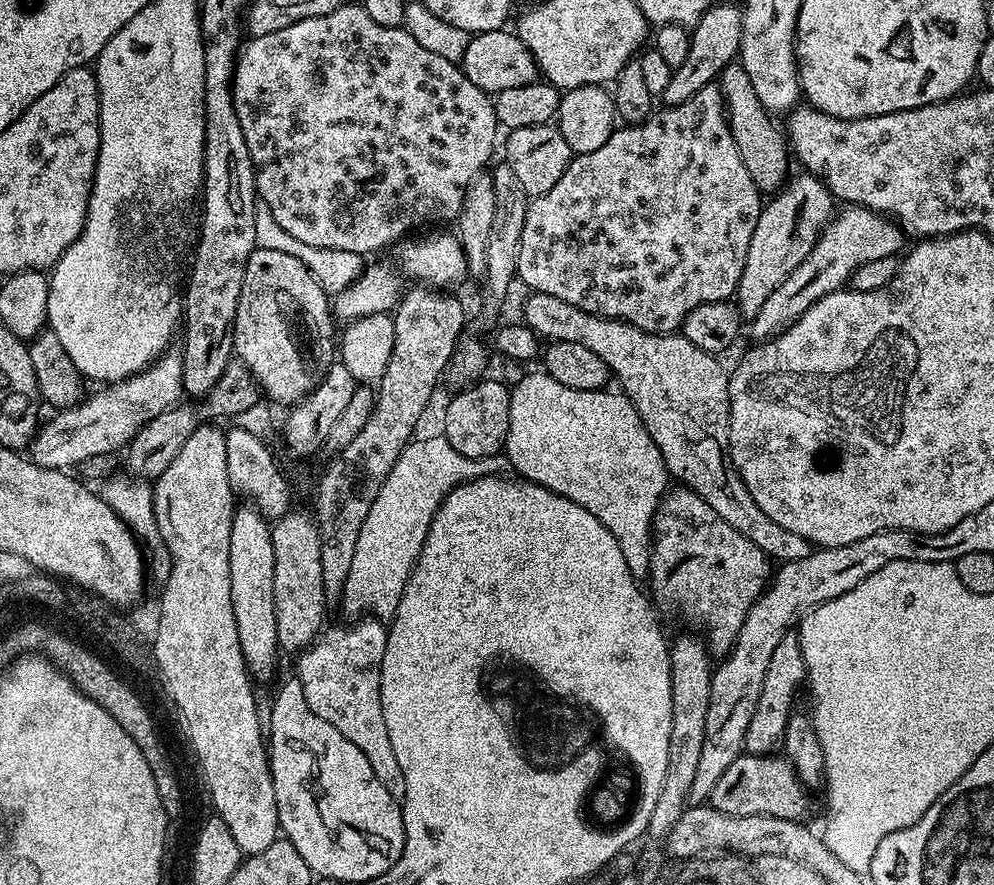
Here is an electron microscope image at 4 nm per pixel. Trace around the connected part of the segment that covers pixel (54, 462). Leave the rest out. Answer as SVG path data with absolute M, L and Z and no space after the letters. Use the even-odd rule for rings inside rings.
M165 351L150 367L129 376L127 380L109 383L101 387L104 388L101 392L81 399L80 403L72 408L52 414L48 424L41 423L32 437L32 463L43 468L72 470L86 462L86 458L94 458L94 454L119 453L123 444L124 447L131 445L137 432L141 431L149 420L173 407L185 395L184 358L179 351L172 351Z

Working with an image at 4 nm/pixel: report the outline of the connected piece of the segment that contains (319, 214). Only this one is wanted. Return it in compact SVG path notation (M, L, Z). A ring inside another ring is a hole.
M349 2L346 6L342 6L330 14L322 14L314 18L299 20L290 26L286 26L282 30L274 30L274 34L252 36L249 41L249 44L247 41L247 43L241 47L240 54L236 58L236 73L232 76L232 101L234 102L234 110L238 114L238 122L242 125L242 135L246 138L246 150L250 150L252 165L256 167L256 194L259 203L265 204L270 210L270 214L274 214L274 222L278 222L278 226L282 226L282 230L288 231L293 238L298 238L298 242L306 242L306 246L318 246L319 248L329 248L330 250L350 250L351 252L369 254L368 252L376 252L379 248L386 247L387 244L389 244L389 246L395 245L397 242L405 239L409 234L423 229L420 228L423 224L440 226L443 225L440 224L443 220L455 221L457 217L459 217L460 207L466 194L466 186L470 186L472 179L474 179L479 172L485 171L485 169L489 167L488 159L492 156L492 147L496 144L496 132L498 133L496 105L493 97L489 95L489 93L483 92L478 86L474 86L474 82L470 82L470 78L466 78L464 69L459 63L442 58L438 54L433 54L431 50L426 50L426 46L418 43L418 41L408 33L408 29L403 26L398 28L378 26L378 22L374 22L374 18L370 18L370 14L366 14L364 7L356 2Z

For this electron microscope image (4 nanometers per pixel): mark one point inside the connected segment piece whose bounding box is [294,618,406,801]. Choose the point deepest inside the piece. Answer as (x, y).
(340, 670)

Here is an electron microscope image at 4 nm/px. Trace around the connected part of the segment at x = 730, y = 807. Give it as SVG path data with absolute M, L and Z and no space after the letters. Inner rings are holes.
M741 754L718 778L710 797L711 807L731 816L773 816L803 821L808 812L808 796L792 764L780 754L753 756Z

